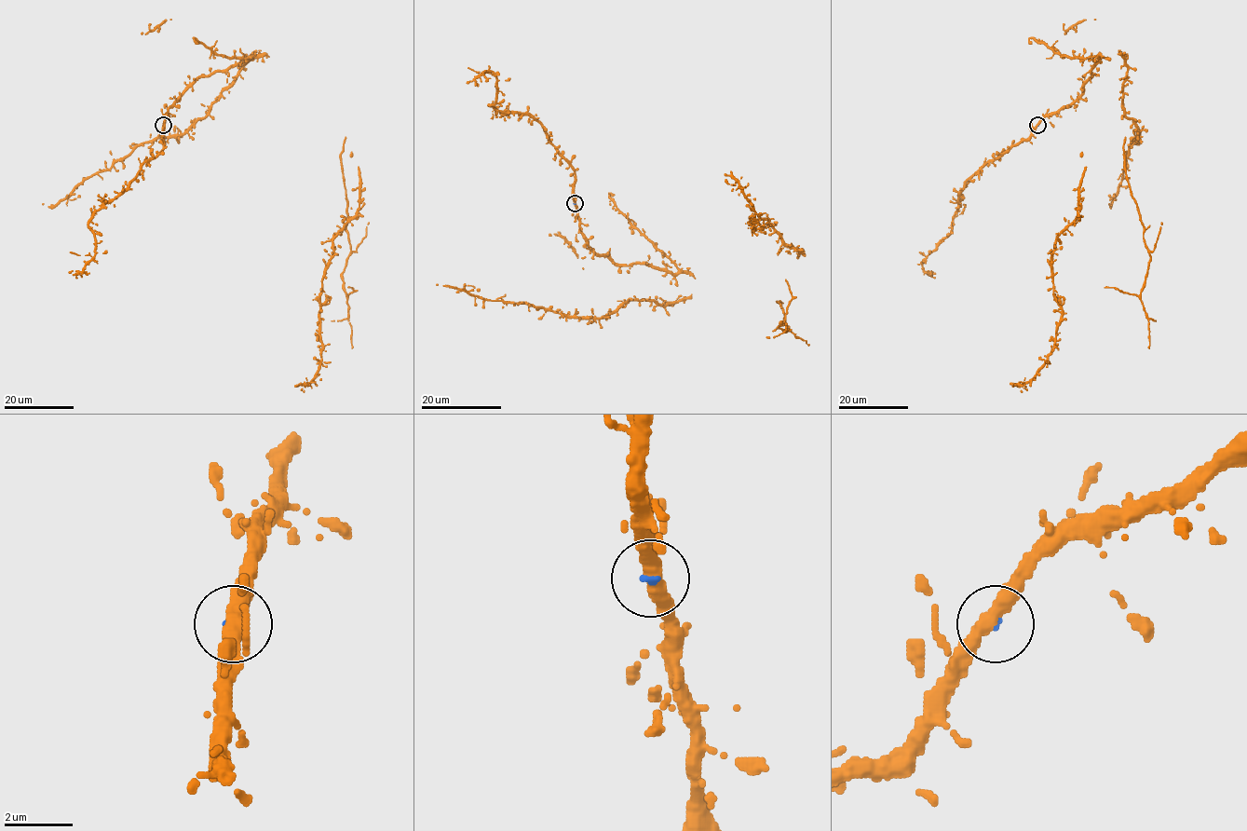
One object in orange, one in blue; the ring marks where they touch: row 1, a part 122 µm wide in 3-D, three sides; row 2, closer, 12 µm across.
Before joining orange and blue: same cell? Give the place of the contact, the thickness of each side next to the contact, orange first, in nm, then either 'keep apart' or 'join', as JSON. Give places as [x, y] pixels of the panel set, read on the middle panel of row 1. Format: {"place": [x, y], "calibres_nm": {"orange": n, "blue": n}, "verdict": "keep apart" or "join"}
{"place": [575, 203], "calibres_nm": {"orange": 400, "blue": 150}, "verdict": "join"}

